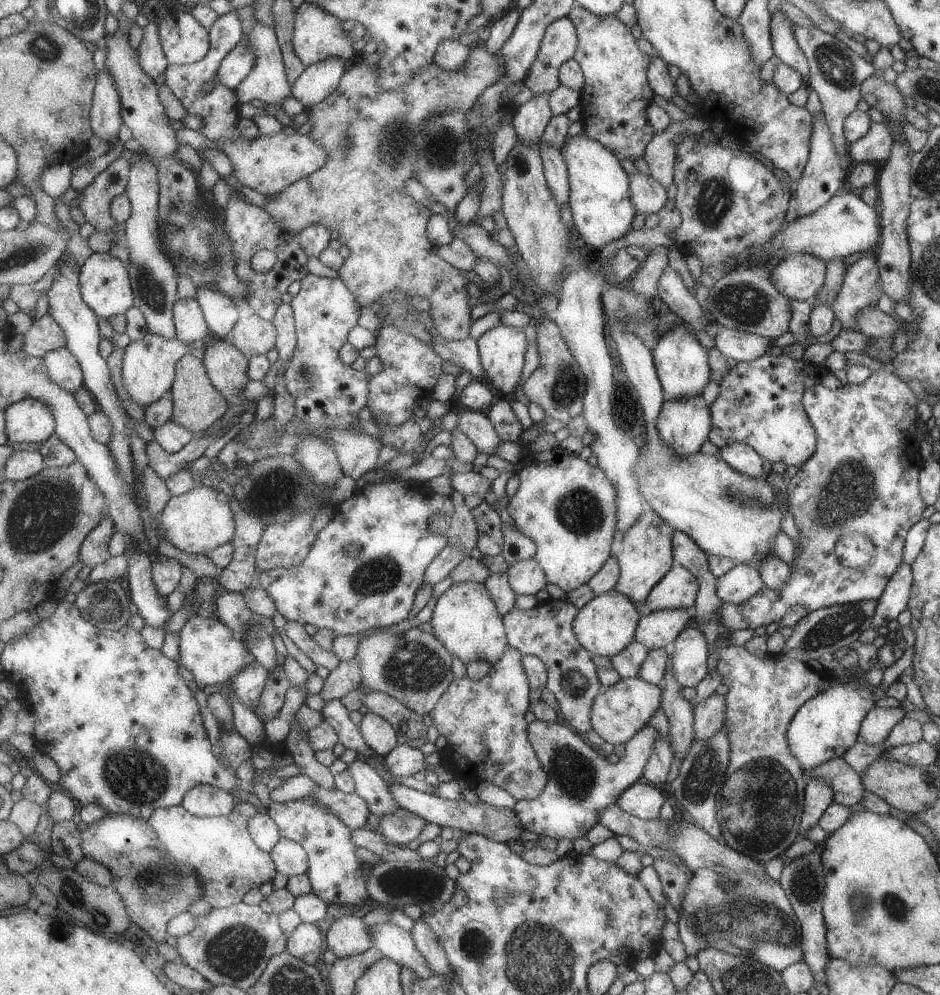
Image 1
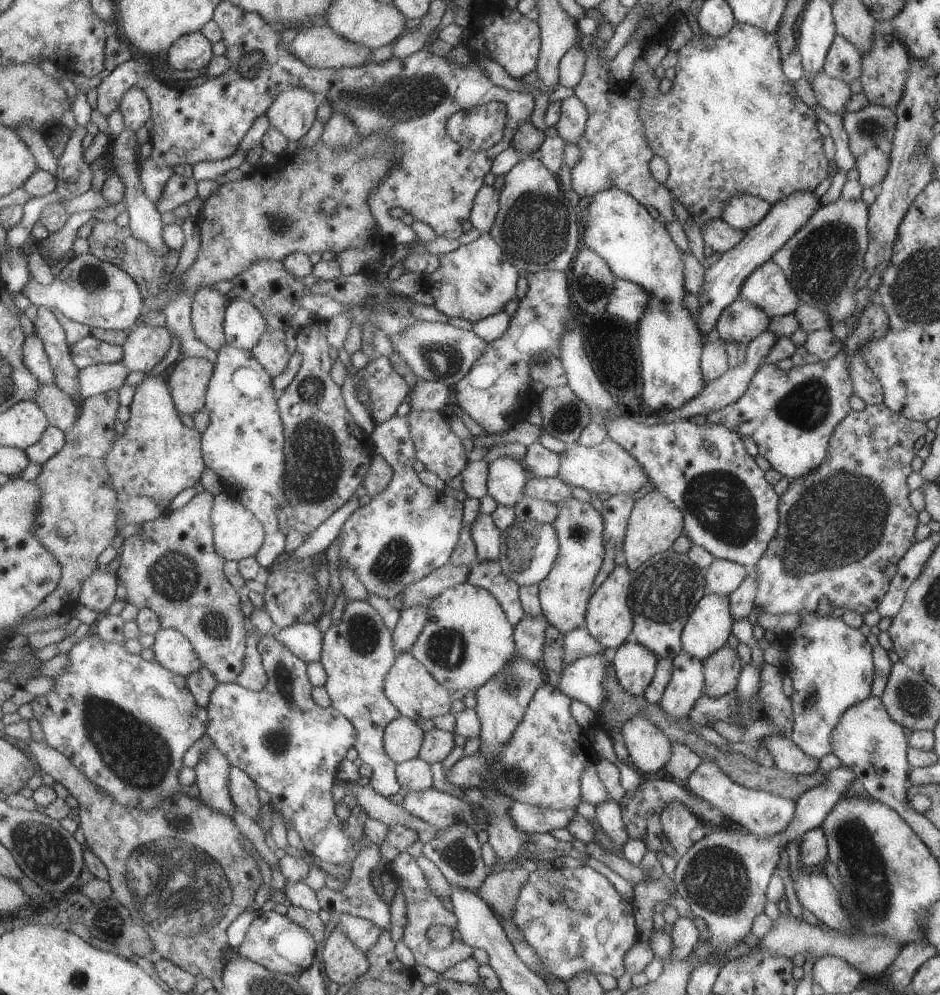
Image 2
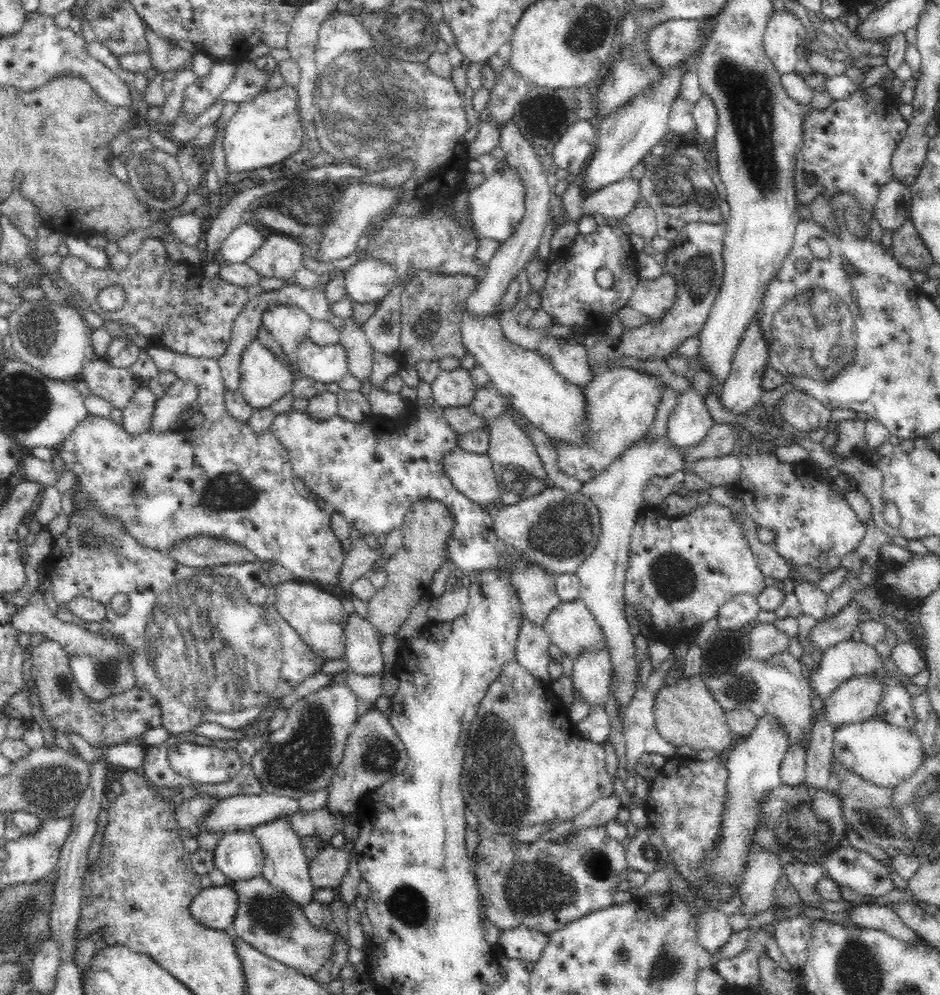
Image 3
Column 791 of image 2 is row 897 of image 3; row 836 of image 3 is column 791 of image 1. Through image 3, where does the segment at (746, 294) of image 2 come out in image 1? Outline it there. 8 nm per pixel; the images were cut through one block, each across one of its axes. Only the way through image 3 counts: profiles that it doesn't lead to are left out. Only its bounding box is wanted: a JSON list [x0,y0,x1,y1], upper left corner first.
[771,253,827,301]

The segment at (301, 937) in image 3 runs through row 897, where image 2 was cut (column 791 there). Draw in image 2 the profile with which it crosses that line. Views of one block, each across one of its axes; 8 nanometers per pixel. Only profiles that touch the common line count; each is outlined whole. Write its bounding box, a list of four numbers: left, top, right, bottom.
[772,198,869,326]

